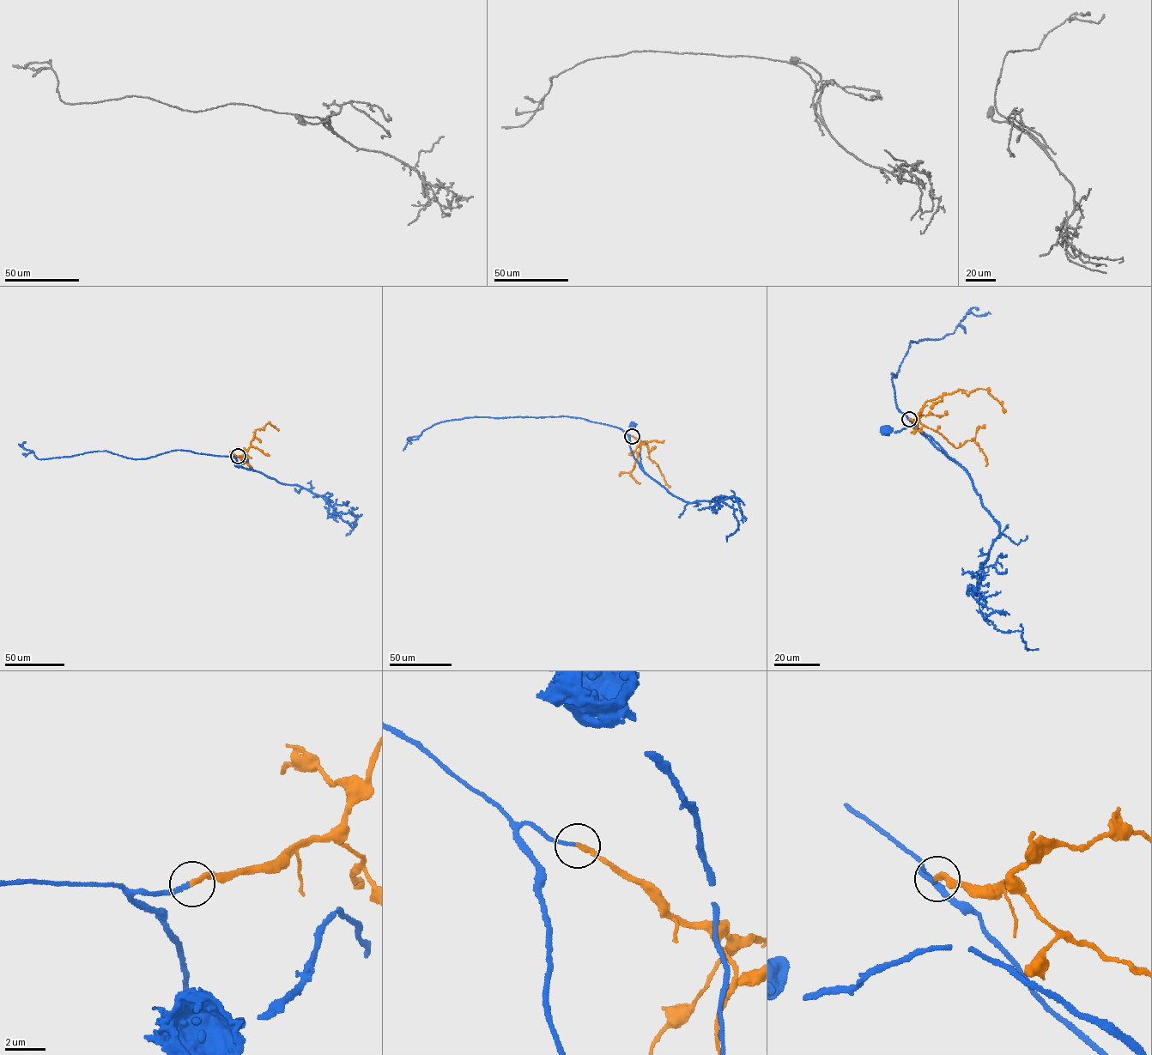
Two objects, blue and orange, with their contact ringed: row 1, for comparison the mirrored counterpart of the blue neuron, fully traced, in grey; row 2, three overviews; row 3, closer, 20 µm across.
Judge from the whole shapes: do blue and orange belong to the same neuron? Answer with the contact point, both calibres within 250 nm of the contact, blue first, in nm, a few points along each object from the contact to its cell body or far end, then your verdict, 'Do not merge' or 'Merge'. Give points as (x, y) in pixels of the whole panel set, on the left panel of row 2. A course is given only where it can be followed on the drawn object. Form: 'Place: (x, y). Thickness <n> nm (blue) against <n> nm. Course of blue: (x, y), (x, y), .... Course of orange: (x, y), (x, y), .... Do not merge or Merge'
Place: (238, 456). Thickness 190 nm (blue) against 240 nm. Course of blue: (237, 456), (233, 457), (239, 465), (253, 469), (245, 457), (243, 463), (238, 464). Course of orange: (237, 456), (245, 453), (251, 446), (256, 429), (263, 430), (269, 423), (278, 431). Merge

